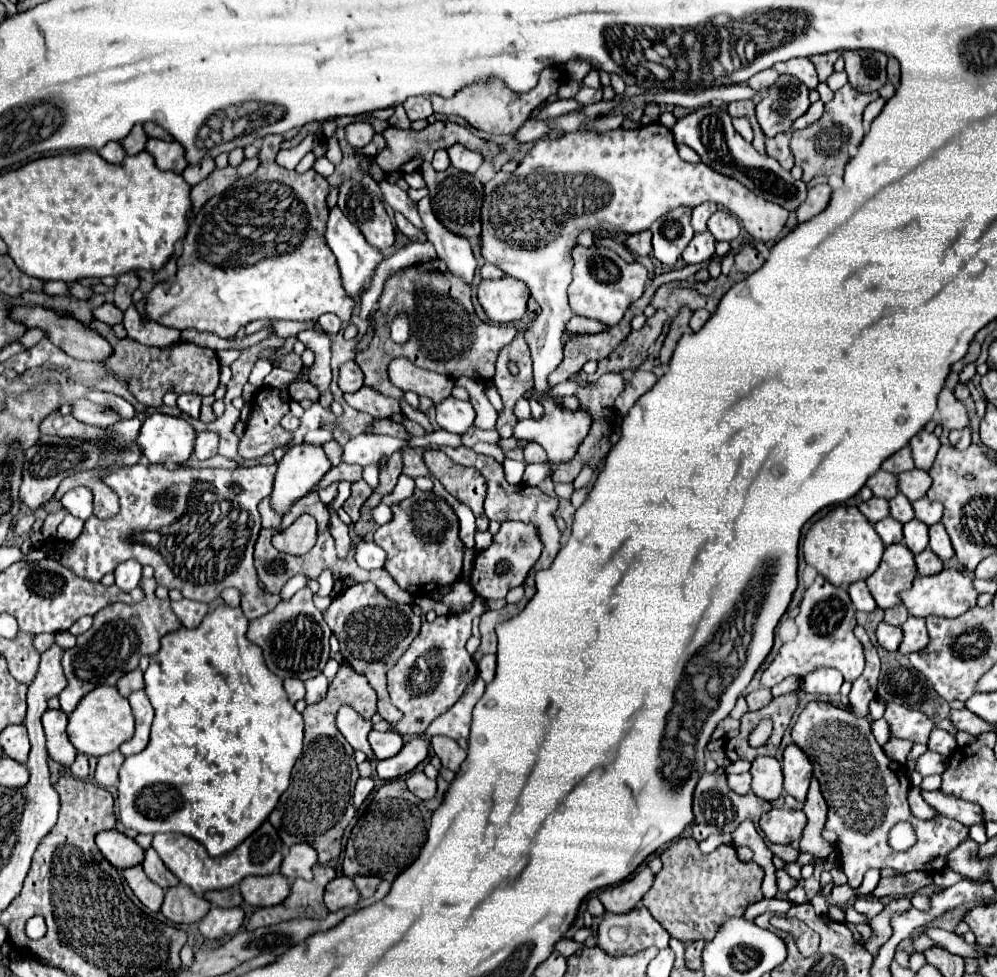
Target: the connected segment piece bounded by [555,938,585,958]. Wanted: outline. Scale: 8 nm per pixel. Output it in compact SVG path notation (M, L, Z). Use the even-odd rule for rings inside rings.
M563 938L563 940L559 942L559 944L555 945L555 948L561 955L568 958L576 951L581 950L581 948L585 948L585 944L581 944L581 942L575 942L571 940L565 940L565 938ZM567 952L569 952L569 954L567 954Z

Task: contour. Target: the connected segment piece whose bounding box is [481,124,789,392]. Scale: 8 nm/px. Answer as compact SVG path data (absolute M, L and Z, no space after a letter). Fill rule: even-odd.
M649 124L635 130L609 130L605 134L595 132L569 132L559 140L541 138L527 152L523 162L515 168L515 172L497 172L491 182L483 186L483 208L481 208L481 256L501 268L507 276L515 276L525 282L531 296L539 300L541 314L533 320L531 326L525 328L525 340L533 358L533 374L535 374L535 390L549 392L547 376L555 370L555 366L563 360L563 342L561 336L565 332L565 324L573 316L567 302L567 286L571 284L571 268L573 258L571 250L577 246L577 236L583 230L607 230L607 232L625 232L635 234L647 230L663 212L669 212L677 206L695 208L703 202L715 202L729 210L735 218L741 220L743 228L761 242L775 240L787 220L787 210L775 202L767 202L755 196L751 190L743 188L737 180L731 180L703 162L691 164L679 158L673 134L663 124Z

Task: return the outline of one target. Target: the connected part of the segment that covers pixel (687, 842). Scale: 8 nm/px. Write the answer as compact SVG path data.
M681 838L661 852L661 860L663 868L655 876L655 882L643 896L641 904L673 938L681 942L693 942L699 938L709 942L719 924L743 916L749 904L763 898L763 868L753 860L741 862L733 846L719 846L715 852L703 854L693 838Z

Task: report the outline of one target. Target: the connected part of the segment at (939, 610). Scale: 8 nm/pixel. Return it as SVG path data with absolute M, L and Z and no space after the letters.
M945 568L939 574L933 576L917 576L911 590L903 592L901 602L907 606L911 616L925 618L925 616L947 616L955 618L963 614L967 608L973 608L977 604L977 590L973 586L973 578L955 570L955 568Z

